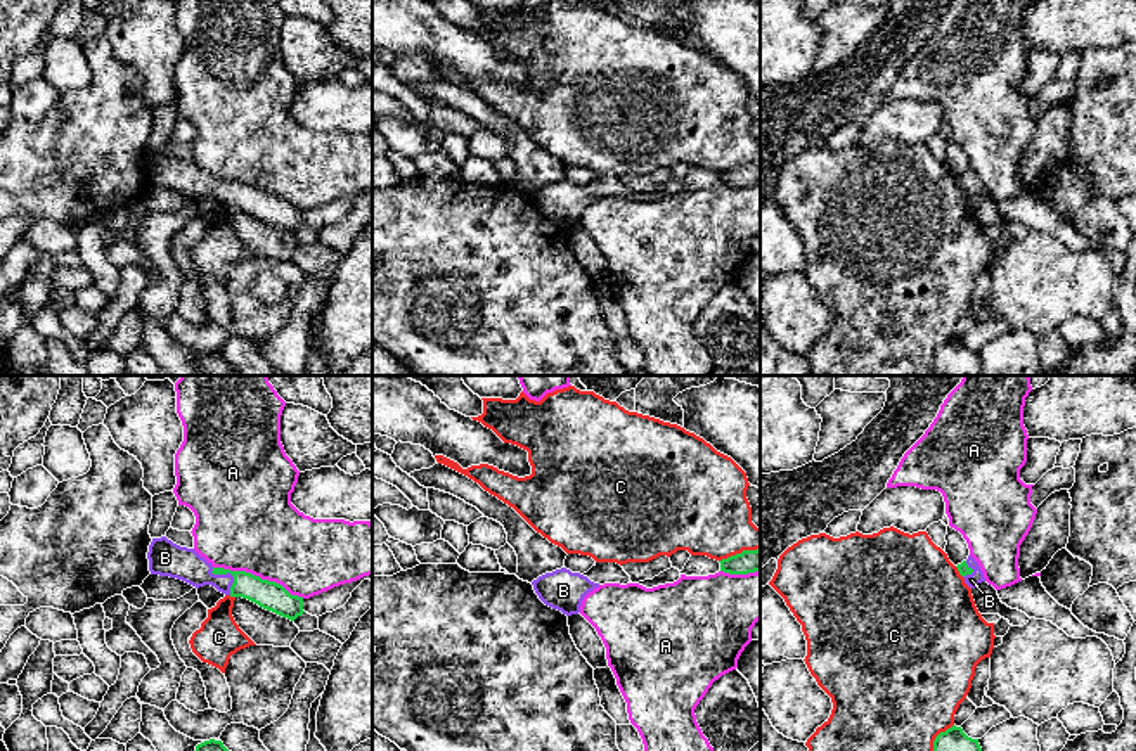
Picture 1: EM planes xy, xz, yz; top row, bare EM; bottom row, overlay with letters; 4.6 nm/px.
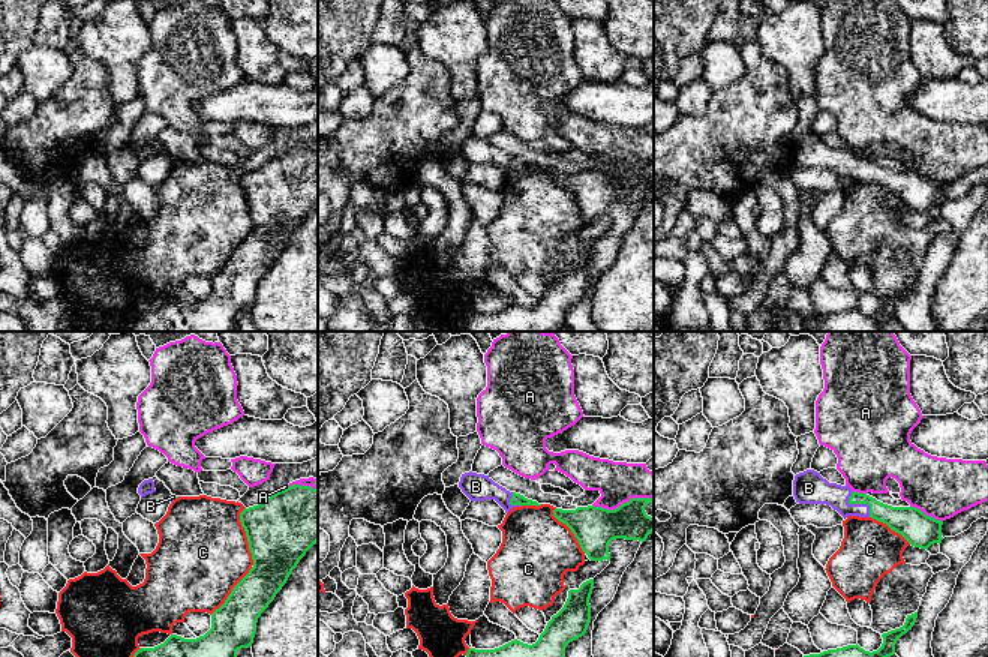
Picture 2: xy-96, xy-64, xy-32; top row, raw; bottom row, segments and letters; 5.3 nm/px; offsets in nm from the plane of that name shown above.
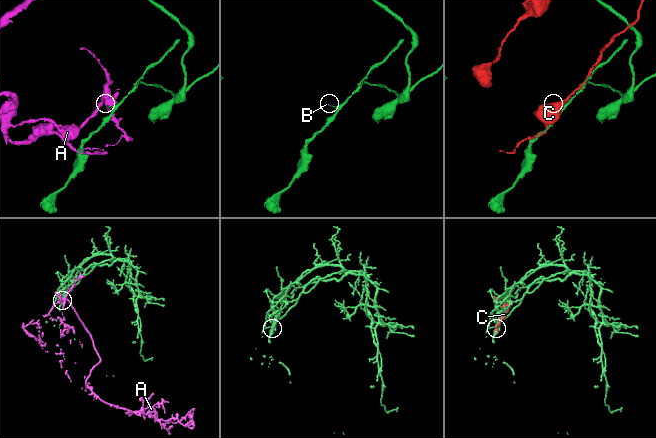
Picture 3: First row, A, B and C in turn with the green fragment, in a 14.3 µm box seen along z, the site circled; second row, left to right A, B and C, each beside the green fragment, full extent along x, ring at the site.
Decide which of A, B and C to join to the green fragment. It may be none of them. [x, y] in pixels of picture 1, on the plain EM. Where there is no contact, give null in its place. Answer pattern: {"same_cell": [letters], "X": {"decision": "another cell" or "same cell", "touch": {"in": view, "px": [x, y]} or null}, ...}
{"same_cell": ["B"], "A": {"decision": "another cell", "touch": {"in": "xy", "px": [258, 189]}}, "B": {"decision": "same cell", "touch": {"in": "xy", "px": [229, 184]}}, "C": {"decision": "another cell", "touch": {"in": "yz", "px": [934, 353]}}}

